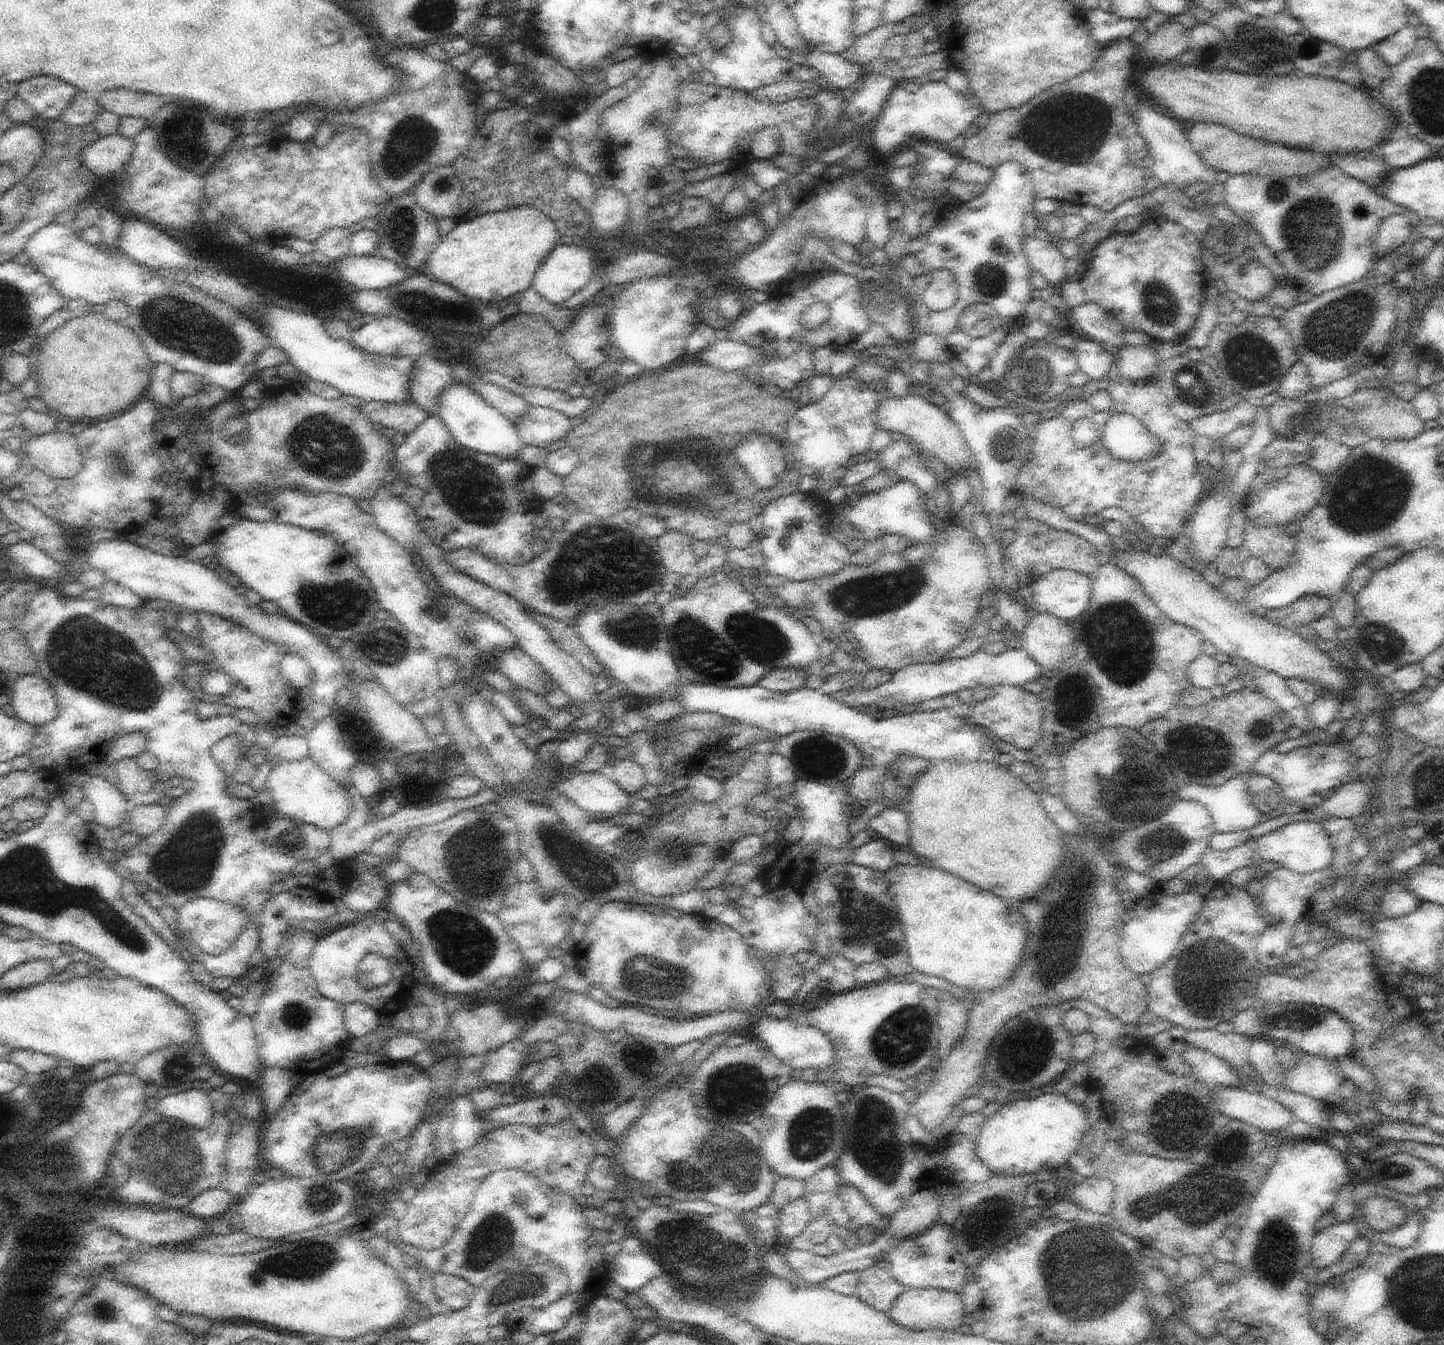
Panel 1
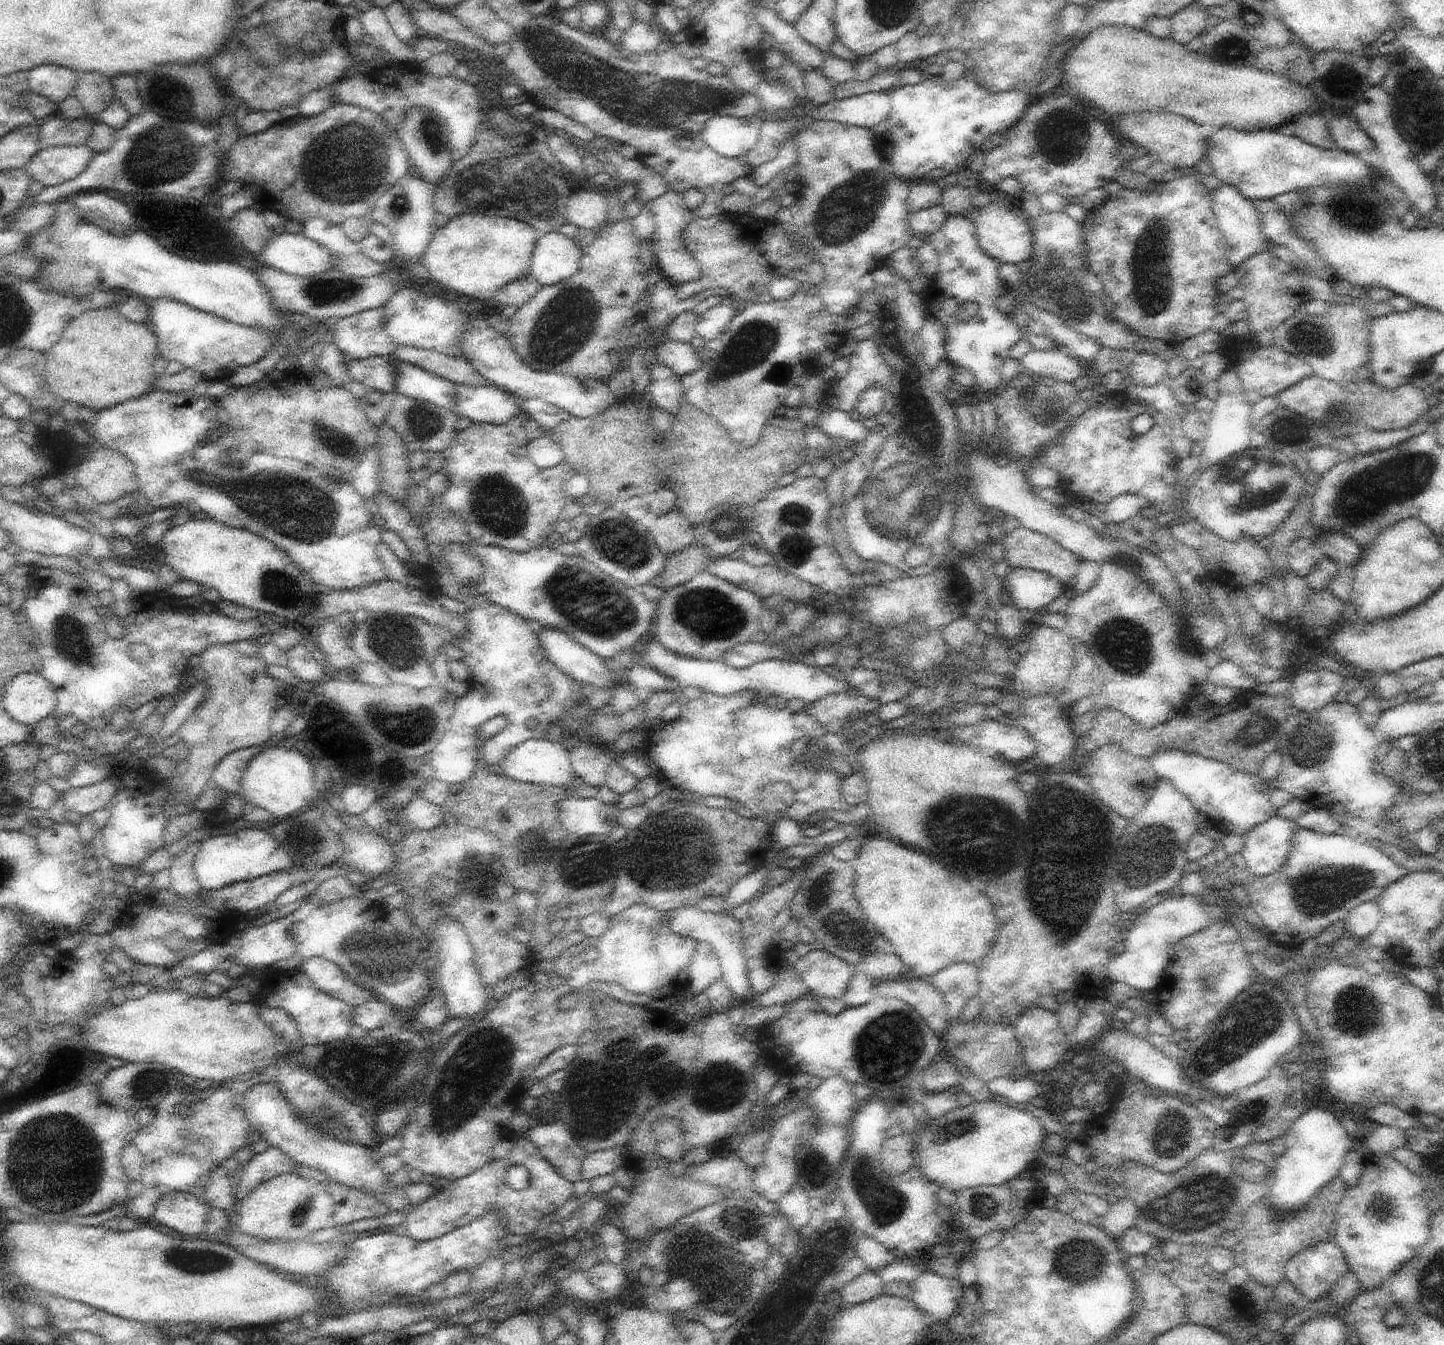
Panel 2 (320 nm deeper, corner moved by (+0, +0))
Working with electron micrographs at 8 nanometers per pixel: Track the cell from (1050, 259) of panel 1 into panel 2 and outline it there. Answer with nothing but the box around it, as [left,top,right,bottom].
[970,189,1033,264]

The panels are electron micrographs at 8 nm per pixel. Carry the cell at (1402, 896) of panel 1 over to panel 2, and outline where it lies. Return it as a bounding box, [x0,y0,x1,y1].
[1344,901,1382,938]

